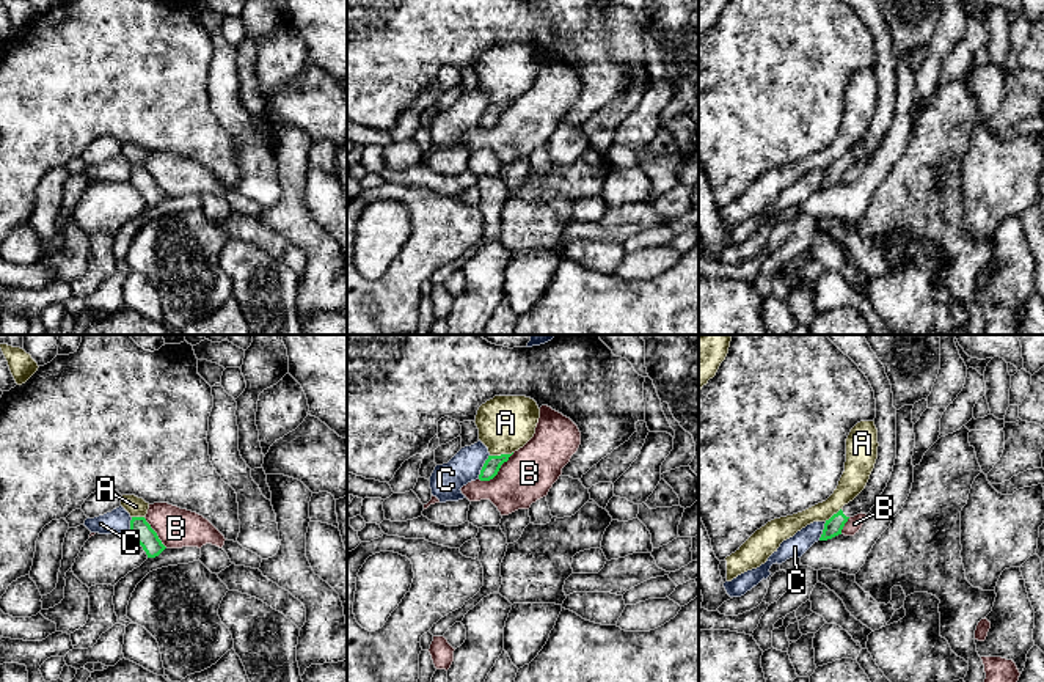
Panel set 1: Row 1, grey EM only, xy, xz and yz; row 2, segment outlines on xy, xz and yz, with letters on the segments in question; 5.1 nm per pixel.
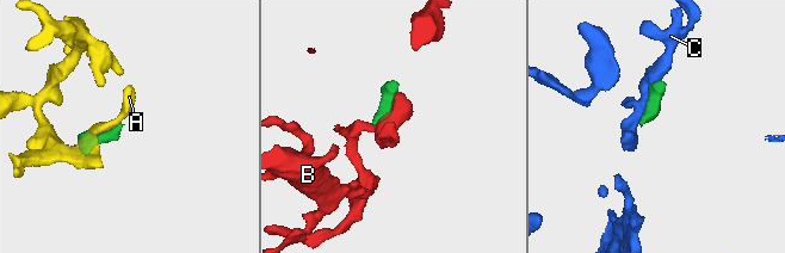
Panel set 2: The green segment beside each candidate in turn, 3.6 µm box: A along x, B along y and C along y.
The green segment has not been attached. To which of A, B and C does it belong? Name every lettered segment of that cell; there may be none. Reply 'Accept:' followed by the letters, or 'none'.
Accept: none

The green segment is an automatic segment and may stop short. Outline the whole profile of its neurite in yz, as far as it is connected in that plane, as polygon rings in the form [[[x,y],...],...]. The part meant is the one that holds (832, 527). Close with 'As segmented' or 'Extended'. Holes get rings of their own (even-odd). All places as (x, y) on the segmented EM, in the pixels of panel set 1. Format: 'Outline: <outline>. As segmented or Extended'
Outline: [[[827,335],[868,379],[876,399],[874,426],[878,429],[878,459],[865,489],[824,523],[820,541],[841,534],[849,517],[868,514],[887,487],[896,459],[896,409],[884,365],[871,350],[863,335]]]. Extended

